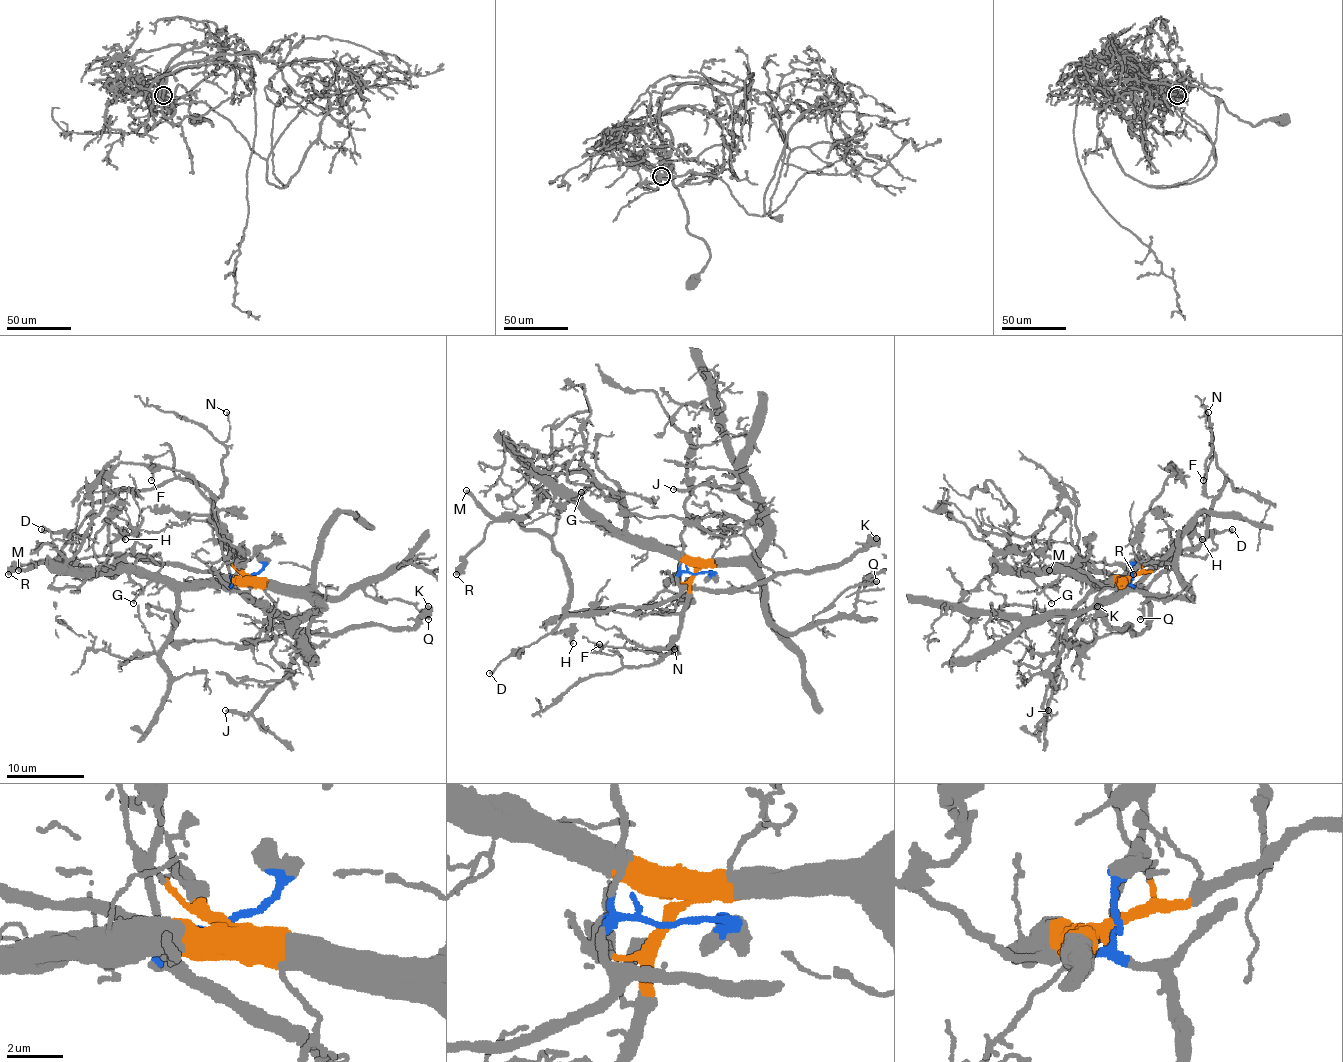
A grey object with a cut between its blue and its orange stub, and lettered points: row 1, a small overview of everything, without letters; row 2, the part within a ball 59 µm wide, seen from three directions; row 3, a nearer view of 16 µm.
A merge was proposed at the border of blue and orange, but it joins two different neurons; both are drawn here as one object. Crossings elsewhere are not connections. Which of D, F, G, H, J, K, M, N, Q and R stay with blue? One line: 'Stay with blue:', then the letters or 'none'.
Stay with blue: D, H, K, M, R

